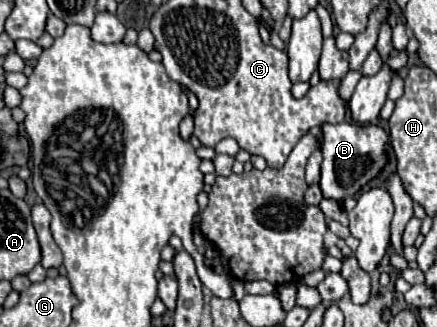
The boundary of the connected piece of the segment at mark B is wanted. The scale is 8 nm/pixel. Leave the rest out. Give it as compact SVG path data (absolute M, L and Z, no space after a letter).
M350 122L342 124L322 124L324 140L322 145L323 160L321 164L320 186L326 198L334 198L338 202L358 196L360 188L368 184L386 164L386 142L388 134L380 126L358 126Z

